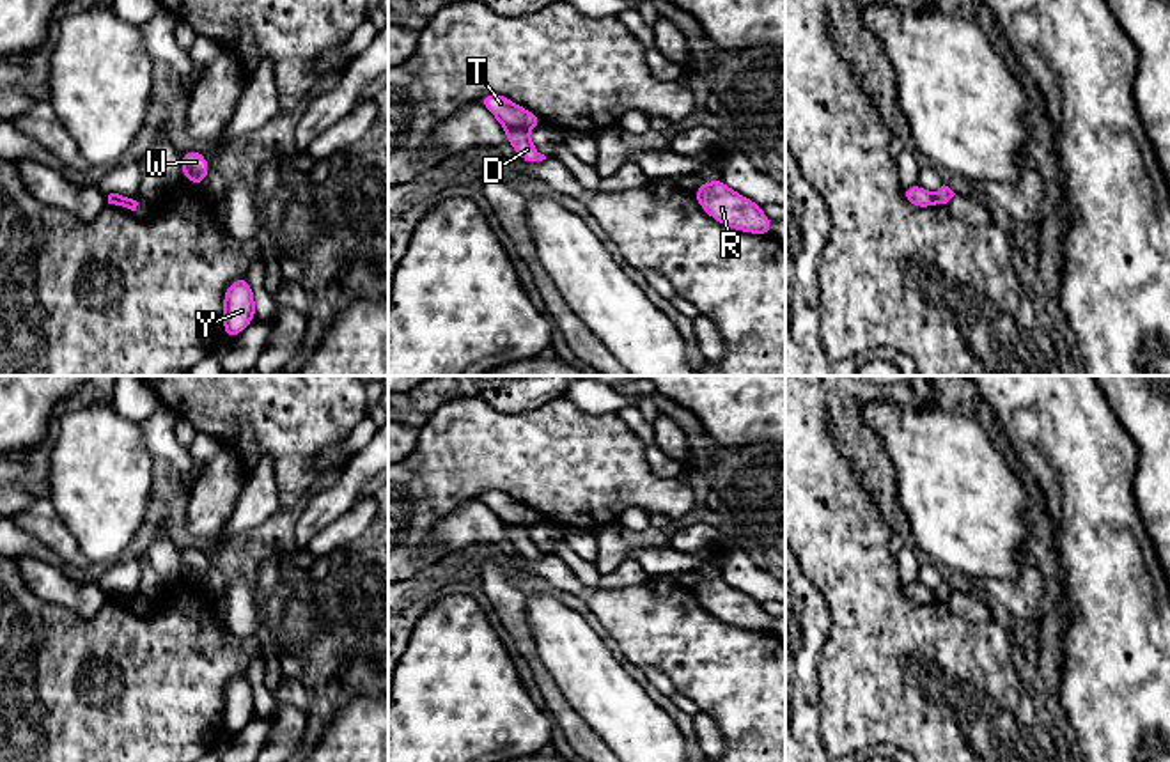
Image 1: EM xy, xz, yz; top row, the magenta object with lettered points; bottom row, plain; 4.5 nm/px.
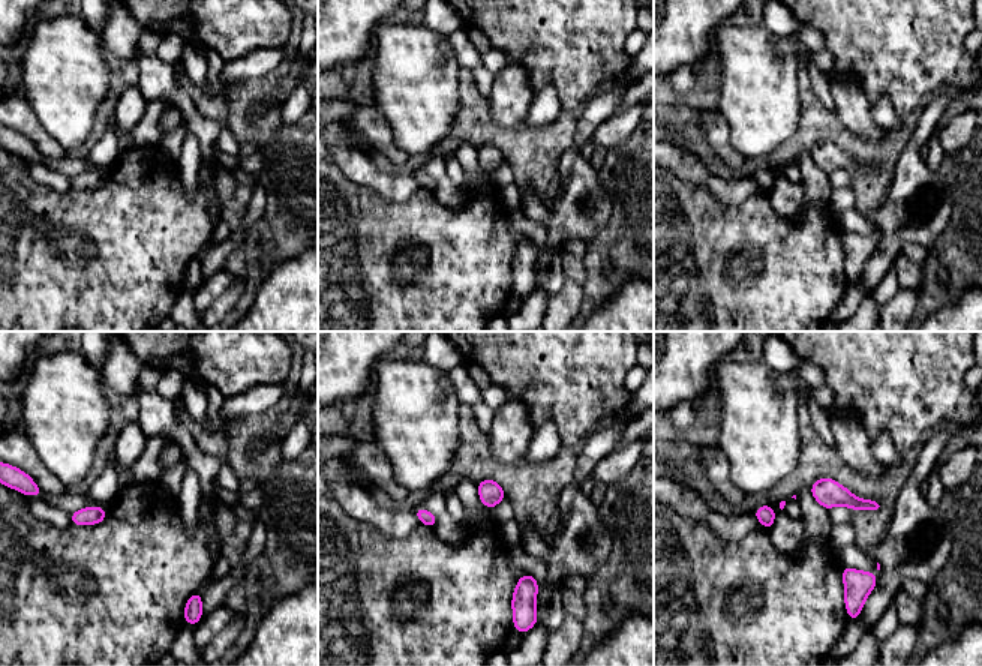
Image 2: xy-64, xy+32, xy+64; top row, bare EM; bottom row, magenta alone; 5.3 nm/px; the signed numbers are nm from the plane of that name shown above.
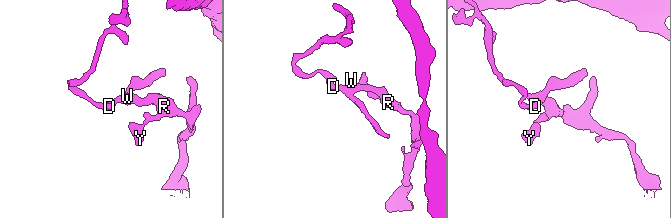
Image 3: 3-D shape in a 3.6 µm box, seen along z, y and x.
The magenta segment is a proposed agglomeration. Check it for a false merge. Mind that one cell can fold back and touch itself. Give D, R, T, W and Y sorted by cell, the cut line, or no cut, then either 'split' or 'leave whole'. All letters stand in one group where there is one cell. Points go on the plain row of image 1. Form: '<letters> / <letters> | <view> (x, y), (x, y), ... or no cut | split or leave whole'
D R W Y / T | xz (525, 525), (506, 527) | split

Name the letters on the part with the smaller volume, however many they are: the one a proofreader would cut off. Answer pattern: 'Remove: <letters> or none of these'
Remove: D, R, W, Y

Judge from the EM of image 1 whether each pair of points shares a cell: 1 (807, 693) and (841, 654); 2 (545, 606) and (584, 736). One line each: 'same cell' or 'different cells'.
1: different cells
2: different cells

